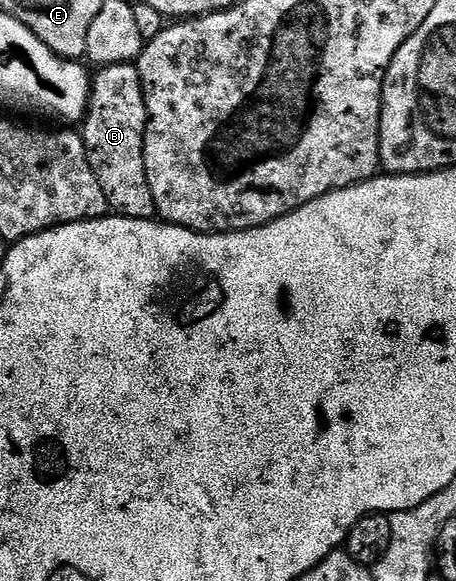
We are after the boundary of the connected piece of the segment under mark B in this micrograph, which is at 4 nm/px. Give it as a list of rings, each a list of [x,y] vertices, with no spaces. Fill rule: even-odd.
[[[129,62],[101,67],[97,73],[90,87],[90,108],[80,126],[90,167],[96,180],[100,180],[100,188],[104,188],[107,207],[115,215],[153,219],[158,209],[144,164],[147,116],[142,77],[137,65]]]

